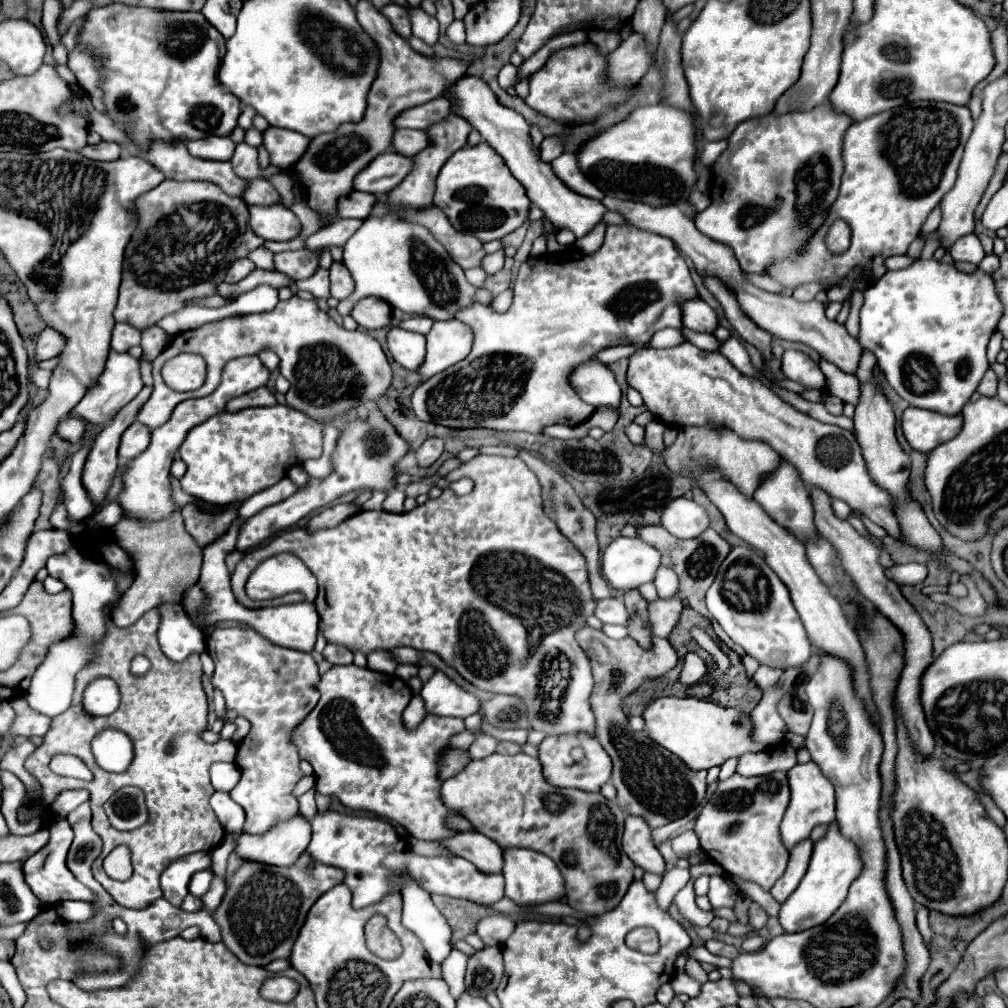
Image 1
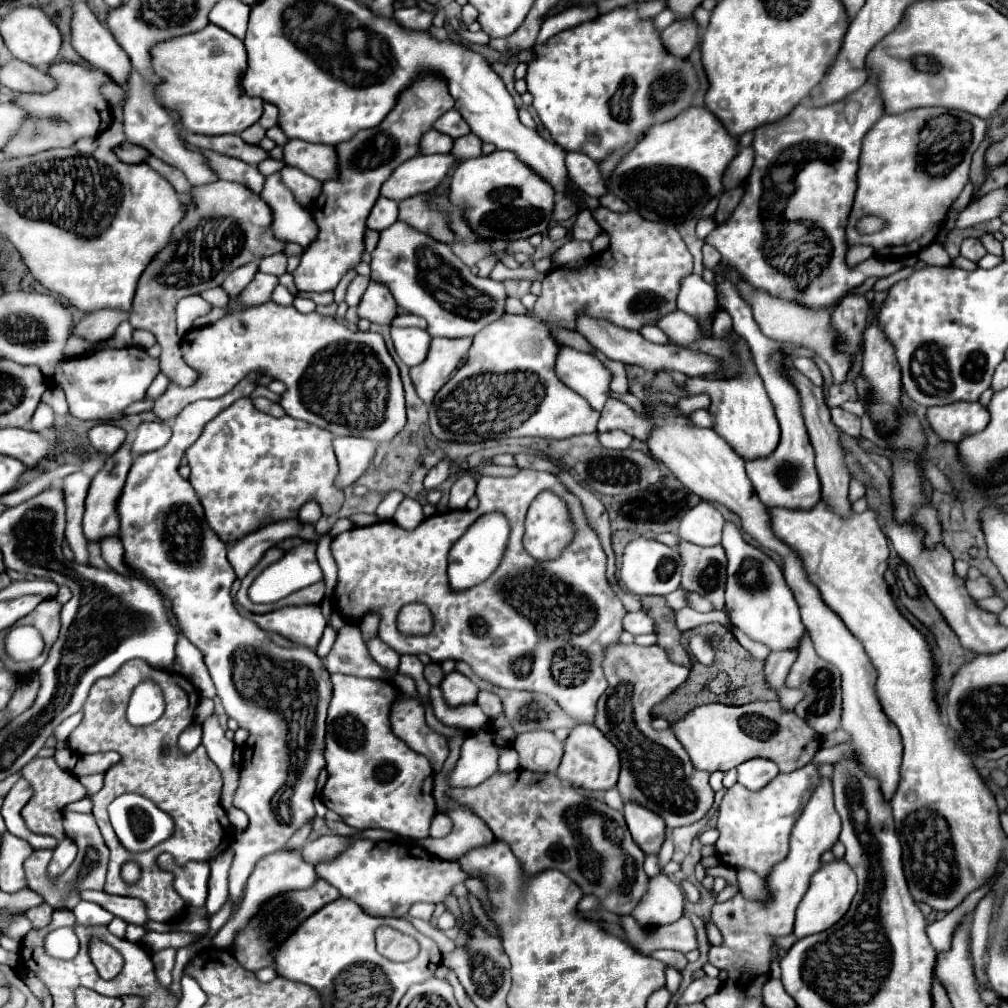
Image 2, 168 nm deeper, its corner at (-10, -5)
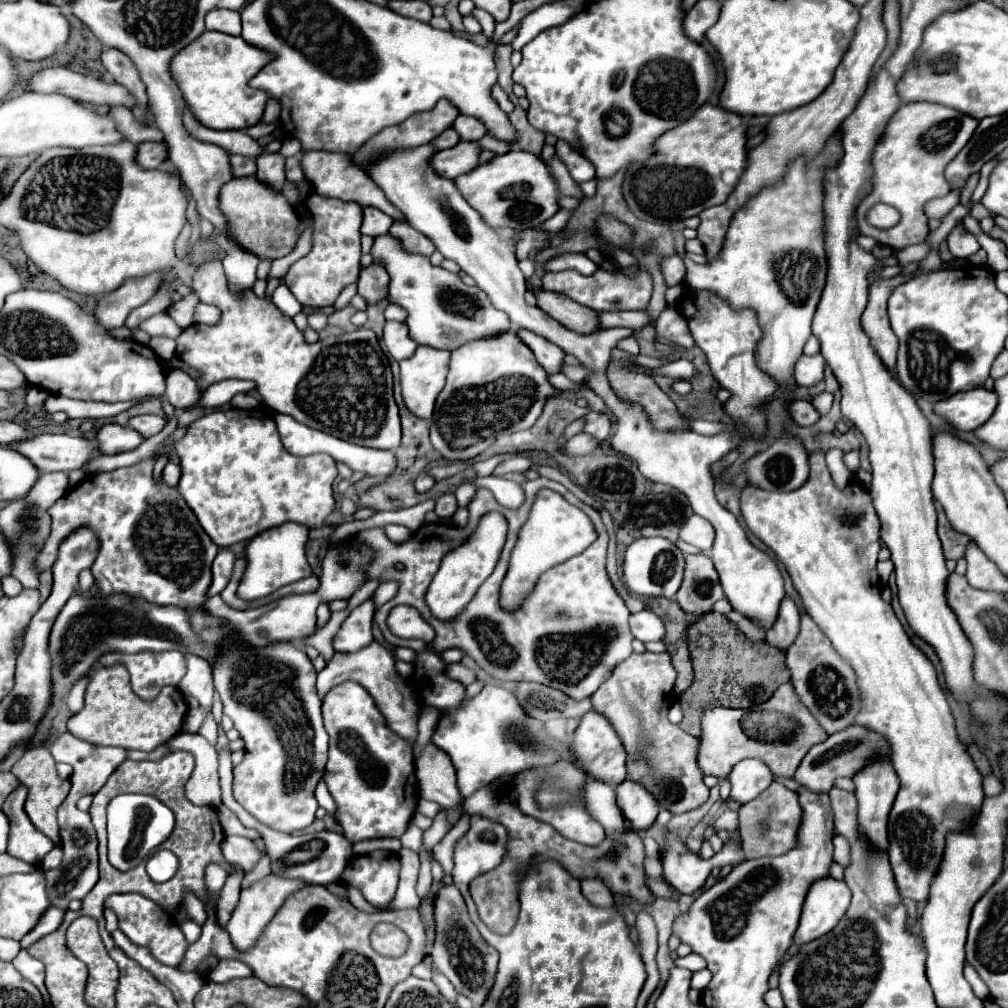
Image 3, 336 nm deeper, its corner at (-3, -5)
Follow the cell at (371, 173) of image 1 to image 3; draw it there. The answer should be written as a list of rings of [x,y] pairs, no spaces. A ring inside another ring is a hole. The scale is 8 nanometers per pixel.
[[[461,141],[451,149],[437,151],[431,165],[435,173],[439,173],[441,177],[455,179],[459,175],[473,171],[479,165],[479,153],[481,153],[481,145],[477,145],[477,141],[471,141],[471,143]]]

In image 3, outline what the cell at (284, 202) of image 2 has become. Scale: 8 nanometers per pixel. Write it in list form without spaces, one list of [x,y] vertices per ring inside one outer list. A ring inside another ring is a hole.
[[[263,151],[261,157],[255,157],[255,163],[259,181],[277,191],[285,185],[285,157],[281,153]]]

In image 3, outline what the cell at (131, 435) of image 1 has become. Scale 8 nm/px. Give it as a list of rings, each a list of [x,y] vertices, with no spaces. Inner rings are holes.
[[[139,415],[139,417],[129,419],[129,427],[139,431],[145,437],[159,433],[165,427],[165,423],[167,423],[165,417],[159,417],[159,415]]]

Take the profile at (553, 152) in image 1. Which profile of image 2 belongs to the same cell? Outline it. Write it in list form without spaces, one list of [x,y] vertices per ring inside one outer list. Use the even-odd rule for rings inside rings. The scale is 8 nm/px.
[[[622,7],[600,15],[594,21],[558,33],[534,51],[538,57],[528,65],[526,75],[528,91],[534,97],[532,107],[550,131],[552,139],[564,151],[586,153],[594,161],[602,161],[612,149],[644,133],[650,125],[668,121],[688,109],[698,89],[692,65],[664,53],[660,33],[652,27],[652,21],[628,19],[626,9]]]

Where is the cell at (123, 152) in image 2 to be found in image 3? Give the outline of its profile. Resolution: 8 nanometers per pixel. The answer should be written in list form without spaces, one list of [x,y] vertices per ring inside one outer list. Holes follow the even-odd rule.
[[[147,141],[147,143],[141,143],[139,149],[137,149],[137,163],[143,169],[159,169],[159,167],[163,167],[167,157],[169,155],[167,155],[165,141],[161,141],[161,143]]]

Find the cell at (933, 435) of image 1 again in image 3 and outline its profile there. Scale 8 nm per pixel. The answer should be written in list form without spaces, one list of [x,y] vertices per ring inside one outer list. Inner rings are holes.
[[[983,385],[965,393],[955,393],[945,401],[935,403],[935,413],[941,415],[959,431],[975,431],[981,427],[993,413],[999,403],[995,391],[985,389]]]

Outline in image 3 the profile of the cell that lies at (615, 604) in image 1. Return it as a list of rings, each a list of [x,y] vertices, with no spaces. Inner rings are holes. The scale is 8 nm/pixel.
[[[643,609],[639,613],[633,613],[629,617],[631,631],[635,639],[649,643],[649,641],[661,641],[665,637],[665,623],[649,609]]]

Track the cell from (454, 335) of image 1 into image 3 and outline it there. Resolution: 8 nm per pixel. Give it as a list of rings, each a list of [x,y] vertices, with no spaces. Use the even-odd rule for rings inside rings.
[[[417,347],[413,357],[399,361],[399,367],[405,407],[415,413],[415,417],[429,419],[435,399],[445,385],[449,353],[433,347]]]

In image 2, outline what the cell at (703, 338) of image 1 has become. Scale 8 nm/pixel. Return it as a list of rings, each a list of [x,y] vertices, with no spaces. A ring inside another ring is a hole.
[[[674,311],[666,317],[662,317],[658,323],[656,323],[668,337],[670,341],[674,341],[676,345],[690,345],[690,343],[696,343],[700,339],[704,339],[706,335],[702,333],[700,325],[686,313],[682,311]]]

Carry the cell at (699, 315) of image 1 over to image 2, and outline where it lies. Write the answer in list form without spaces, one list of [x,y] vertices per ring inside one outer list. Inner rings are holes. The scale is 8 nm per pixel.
[[[696,273],[688,275],[682,281],[678,295],[678,309],[684,309],[694,319],[714,319],[720,311],[714,289]]]

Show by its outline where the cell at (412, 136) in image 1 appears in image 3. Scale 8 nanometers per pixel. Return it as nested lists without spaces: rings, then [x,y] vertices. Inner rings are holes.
[[[445,129],[439,137],[435,137],[431,143],[437,147],[437,149],[449,149],[449,147],[455,147],[459,143],[459,135],[455,129]]]

